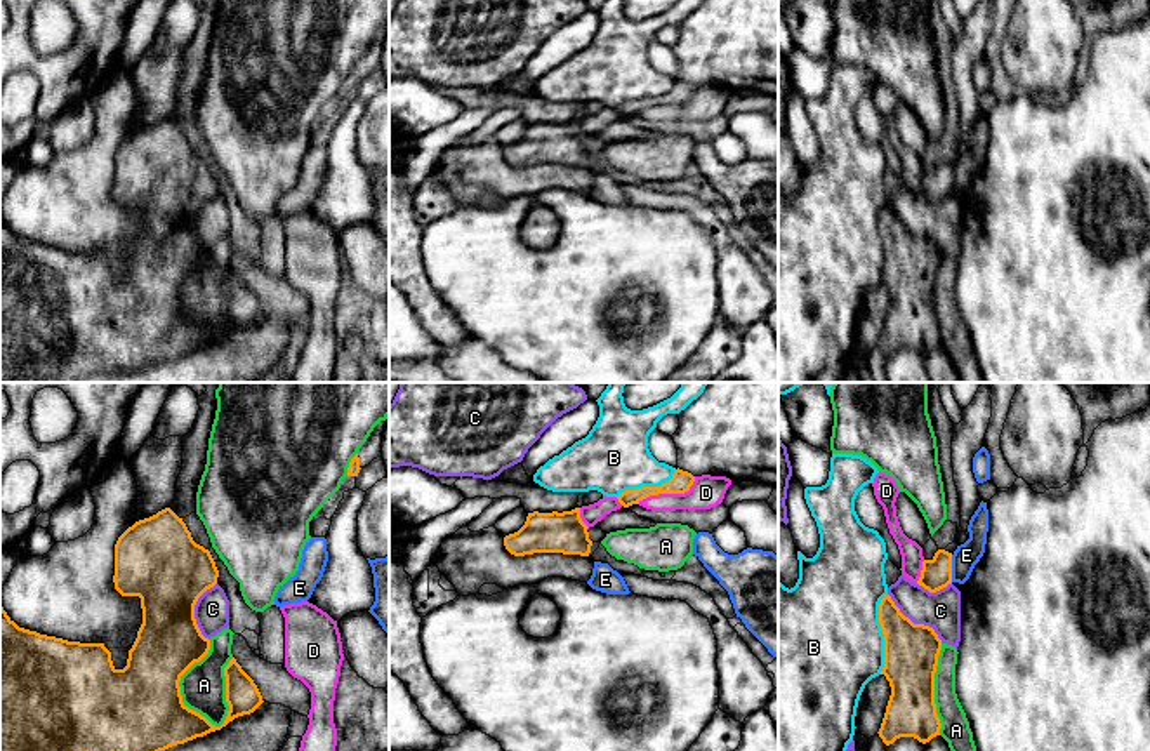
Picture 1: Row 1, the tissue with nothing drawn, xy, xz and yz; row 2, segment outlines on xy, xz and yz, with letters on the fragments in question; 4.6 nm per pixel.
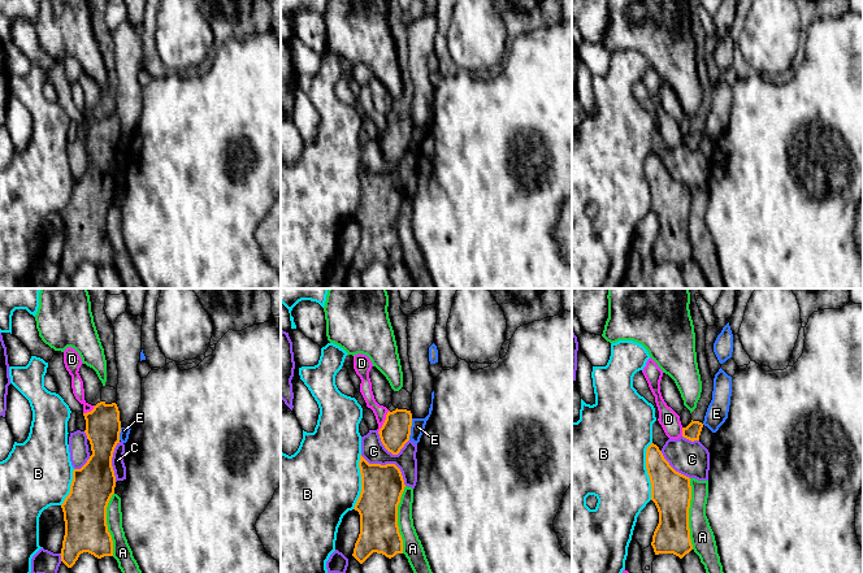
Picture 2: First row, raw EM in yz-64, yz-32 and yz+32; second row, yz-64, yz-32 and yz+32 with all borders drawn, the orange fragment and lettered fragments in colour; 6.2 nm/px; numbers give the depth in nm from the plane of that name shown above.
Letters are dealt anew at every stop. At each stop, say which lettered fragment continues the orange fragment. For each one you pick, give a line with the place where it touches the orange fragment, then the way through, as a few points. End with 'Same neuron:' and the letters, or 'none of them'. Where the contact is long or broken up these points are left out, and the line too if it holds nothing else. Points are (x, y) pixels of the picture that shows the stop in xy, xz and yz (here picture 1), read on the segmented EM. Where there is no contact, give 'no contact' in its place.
Same neuron: none of them

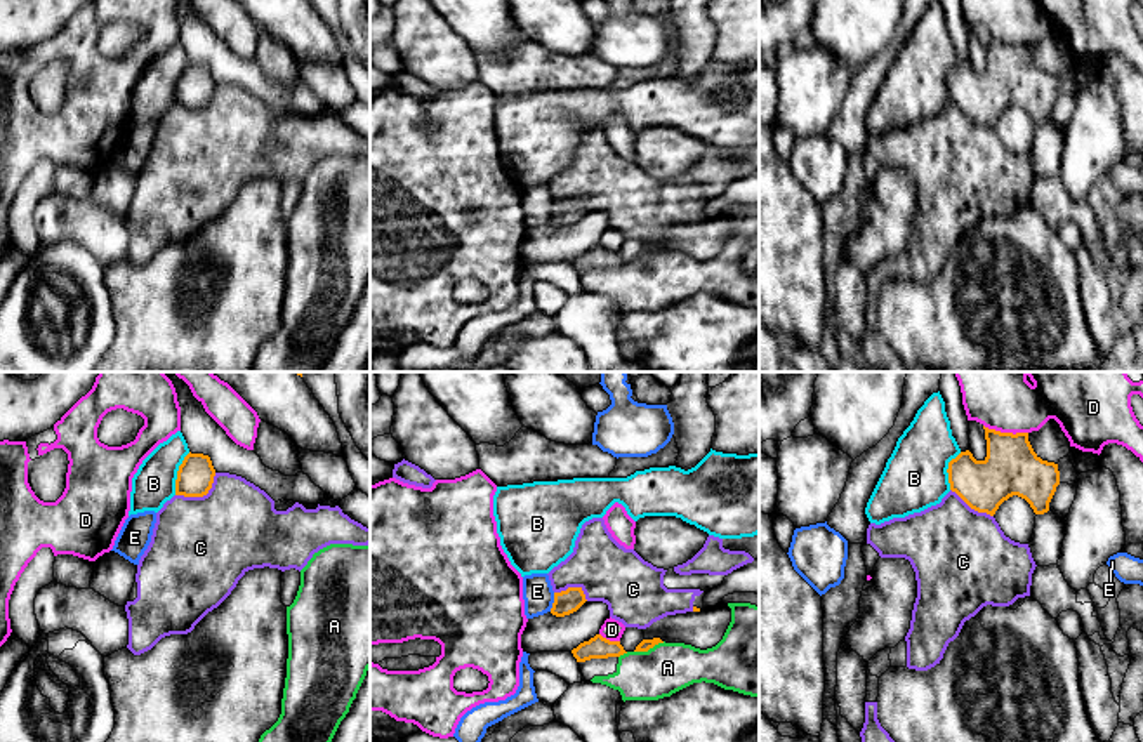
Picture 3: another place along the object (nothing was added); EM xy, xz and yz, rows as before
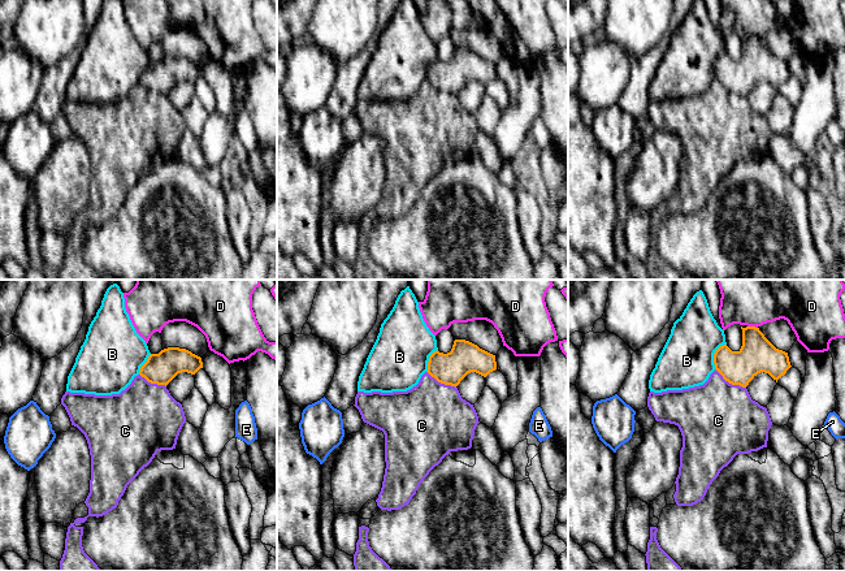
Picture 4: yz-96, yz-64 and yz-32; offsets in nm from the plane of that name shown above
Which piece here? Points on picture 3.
C: contact xy (200, 496)
Same neuron: C

